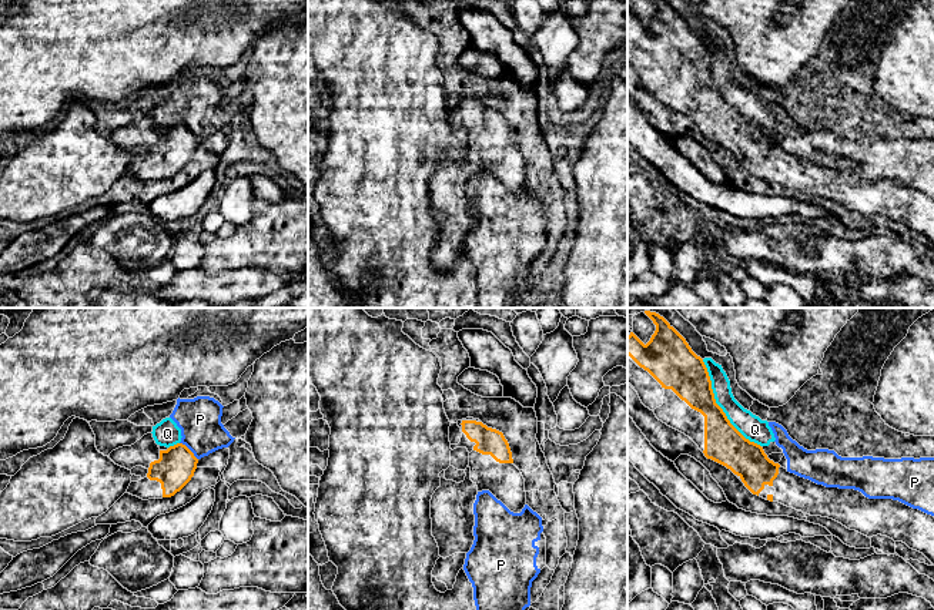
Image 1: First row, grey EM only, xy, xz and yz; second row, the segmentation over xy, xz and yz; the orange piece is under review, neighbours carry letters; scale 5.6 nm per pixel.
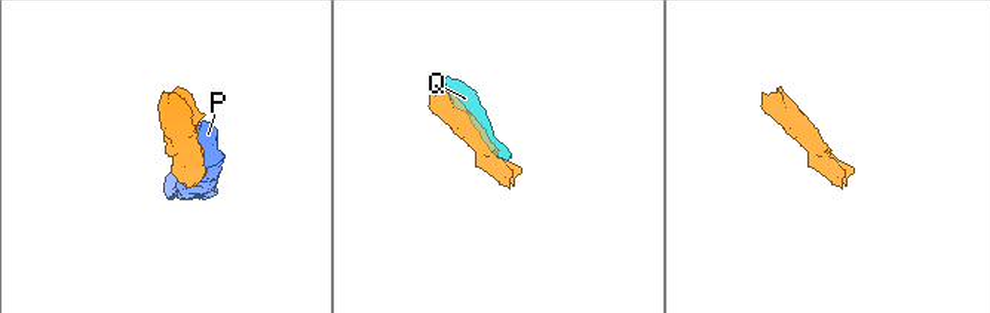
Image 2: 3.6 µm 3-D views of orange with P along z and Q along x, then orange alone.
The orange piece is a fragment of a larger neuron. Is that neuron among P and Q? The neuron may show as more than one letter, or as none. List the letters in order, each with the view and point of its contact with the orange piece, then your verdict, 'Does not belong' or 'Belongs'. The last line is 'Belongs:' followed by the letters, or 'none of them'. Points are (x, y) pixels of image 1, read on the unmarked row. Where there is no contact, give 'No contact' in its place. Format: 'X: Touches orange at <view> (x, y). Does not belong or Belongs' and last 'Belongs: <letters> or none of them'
P: Touches orange at xy (190, 131). Does not belong
Q: Touches orange at yz (719, 87). Does not belong
Belongs: none of them

